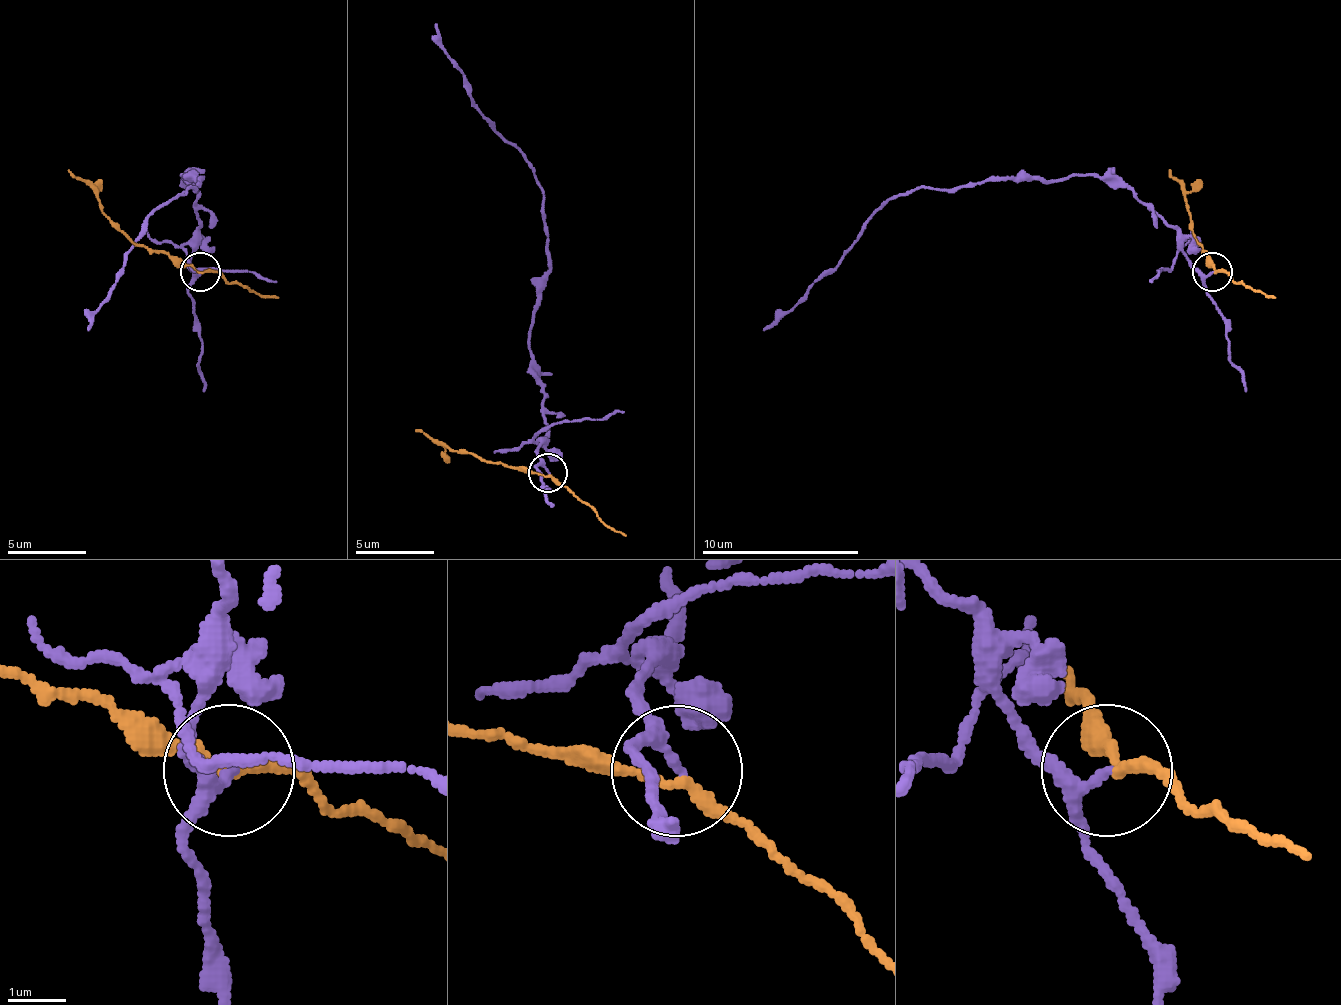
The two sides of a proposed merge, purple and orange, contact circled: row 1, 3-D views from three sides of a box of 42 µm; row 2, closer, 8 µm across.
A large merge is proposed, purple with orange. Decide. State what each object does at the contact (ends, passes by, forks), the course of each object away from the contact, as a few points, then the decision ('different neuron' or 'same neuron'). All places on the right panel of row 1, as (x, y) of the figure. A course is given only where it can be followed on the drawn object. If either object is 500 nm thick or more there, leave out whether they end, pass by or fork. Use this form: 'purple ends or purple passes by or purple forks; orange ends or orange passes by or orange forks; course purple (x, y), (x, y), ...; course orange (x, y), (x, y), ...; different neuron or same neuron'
purple passes by; orange passes by; course purple (1213, 273), (1189, 261), (1154, 210), (1107, 178), (922, 186), (894, 194), (764, 332); course orange (1213, 273), (1185, 210), (1185, 190), (1170, 170); different neuron

